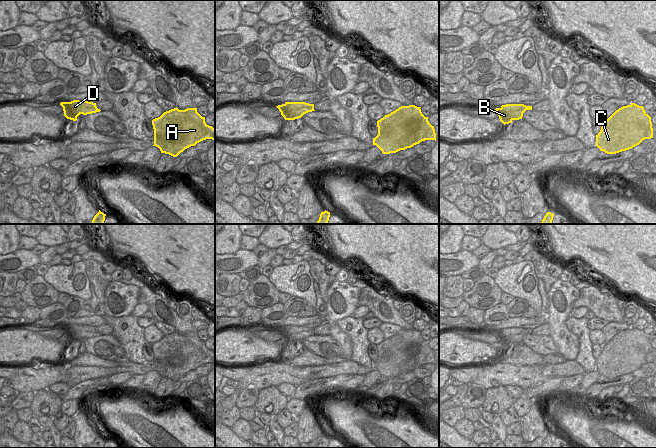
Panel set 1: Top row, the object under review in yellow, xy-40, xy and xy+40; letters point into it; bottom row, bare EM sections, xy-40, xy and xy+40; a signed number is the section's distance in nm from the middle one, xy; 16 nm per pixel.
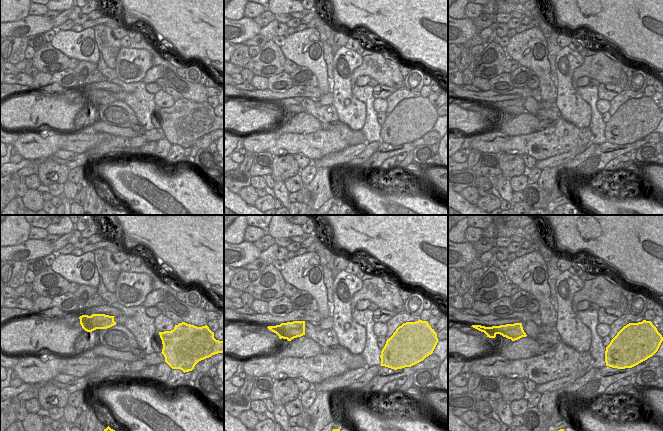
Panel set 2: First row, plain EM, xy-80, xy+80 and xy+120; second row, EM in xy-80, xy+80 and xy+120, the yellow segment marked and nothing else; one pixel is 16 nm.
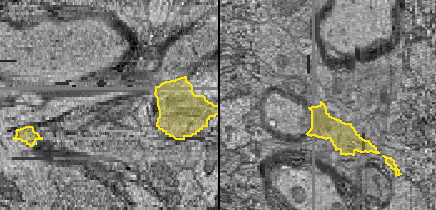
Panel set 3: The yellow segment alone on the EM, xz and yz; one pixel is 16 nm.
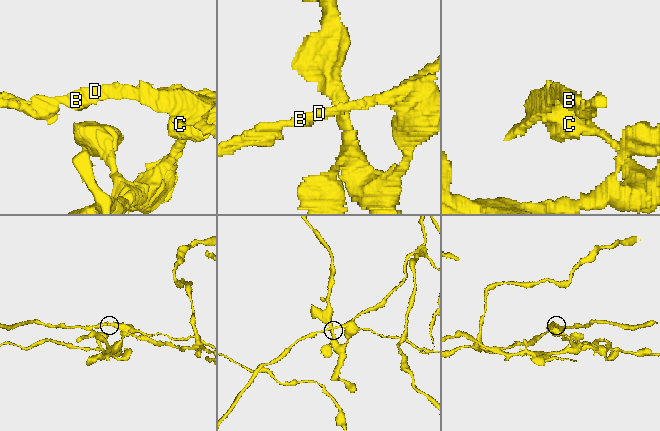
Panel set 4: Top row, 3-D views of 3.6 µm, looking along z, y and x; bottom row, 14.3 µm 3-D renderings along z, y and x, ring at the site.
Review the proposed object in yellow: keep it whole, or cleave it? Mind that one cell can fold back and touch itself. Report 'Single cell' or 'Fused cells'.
Fused cells.

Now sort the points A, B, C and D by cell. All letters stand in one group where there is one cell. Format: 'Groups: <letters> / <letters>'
Groups: A B D / C.

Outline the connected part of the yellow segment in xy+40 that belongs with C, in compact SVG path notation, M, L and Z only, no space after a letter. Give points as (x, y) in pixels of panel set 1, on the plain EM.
M631 327L604 344L596 359L596 370L607 378L632 373L646 363L646 356L651 351L651 341L644 331Z

